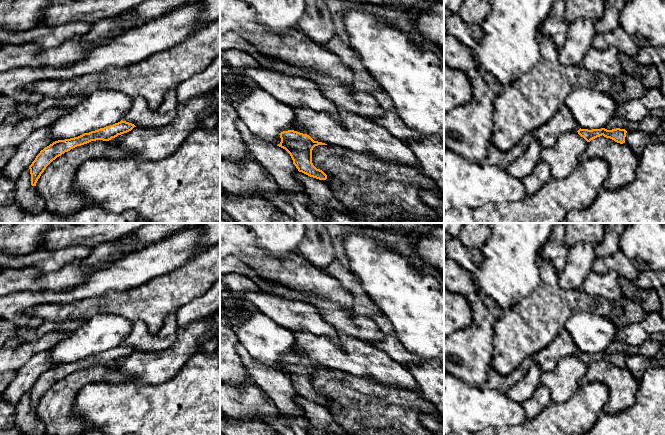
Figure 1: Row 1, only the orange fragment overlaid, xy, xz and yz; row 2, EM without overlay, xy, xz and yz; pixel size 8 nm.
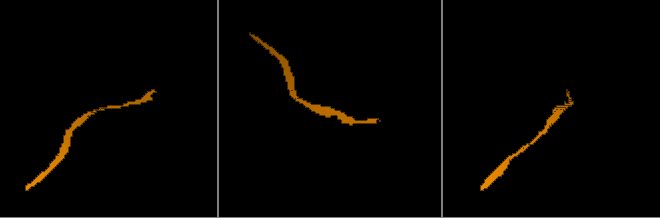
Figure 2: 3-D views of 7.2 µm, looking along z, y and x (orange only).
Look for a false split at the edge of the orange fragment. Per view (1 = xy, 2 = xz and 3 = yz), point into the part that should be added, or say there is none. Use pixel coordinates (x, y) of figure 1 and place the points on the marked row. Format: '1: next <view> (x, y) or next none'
1: next none
2: next none
3: next none

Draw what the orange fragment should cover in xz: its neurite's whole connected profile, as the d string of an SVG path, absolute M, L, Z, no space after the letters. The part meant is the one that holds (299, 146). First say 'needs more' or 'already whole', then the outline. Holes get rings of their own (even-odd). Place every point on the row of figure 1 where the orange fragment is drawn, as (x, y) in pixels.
already whole | M294 130L281 132L280 138L281 142L277 146L285 149L290 154L293 164L299 172L319 180L327 179L327 175L312 163L313 148L327 144L314 141L309 135Z

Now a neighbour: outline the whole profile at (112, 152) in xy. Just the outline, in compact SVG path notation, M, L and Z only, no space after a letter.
M116 138L109 141L96 140L77 146L53 160L41 174L36 190L45 201L45 210L69 217L87 204L86 198L72 189L74 176L79 167L89 159L118 160L133 153L116 146Z

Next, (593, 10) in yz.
M564 0L565 20L568 24L578 19L599 21L605 12L604 0Z

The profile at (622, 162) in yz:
M602 135L588 142L586 151L578 160L582 162L592 158L600 158L608 163L609 174L604 189L617 189L634 180L639 159L628 144L617 143Z

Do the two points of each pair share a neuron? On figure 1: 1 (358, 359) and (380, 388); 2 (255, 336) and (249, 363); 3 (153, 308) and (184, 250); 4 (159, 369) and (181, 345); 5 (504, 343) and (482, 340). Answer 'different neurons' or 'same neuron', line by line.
1: different neurons
2: different neurons
3: different neurons
4: same neuron
5: different neurons

